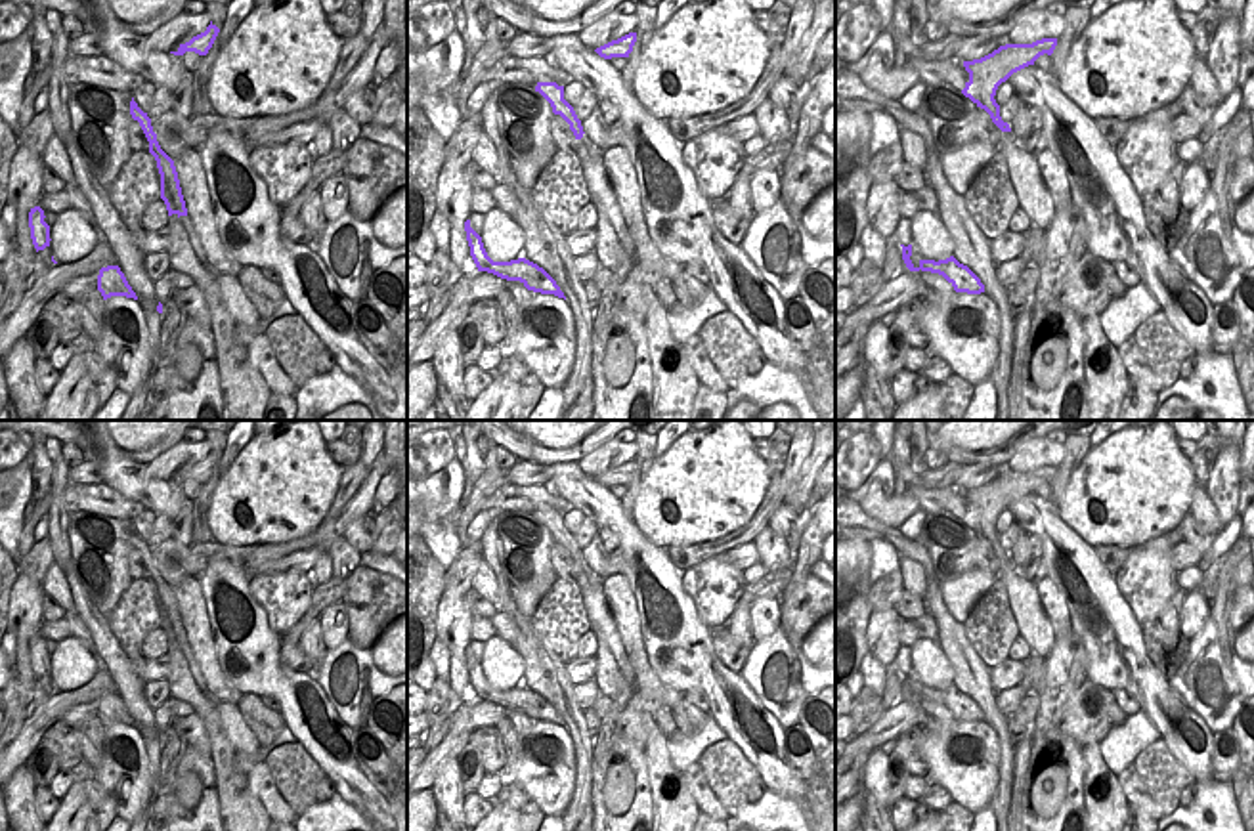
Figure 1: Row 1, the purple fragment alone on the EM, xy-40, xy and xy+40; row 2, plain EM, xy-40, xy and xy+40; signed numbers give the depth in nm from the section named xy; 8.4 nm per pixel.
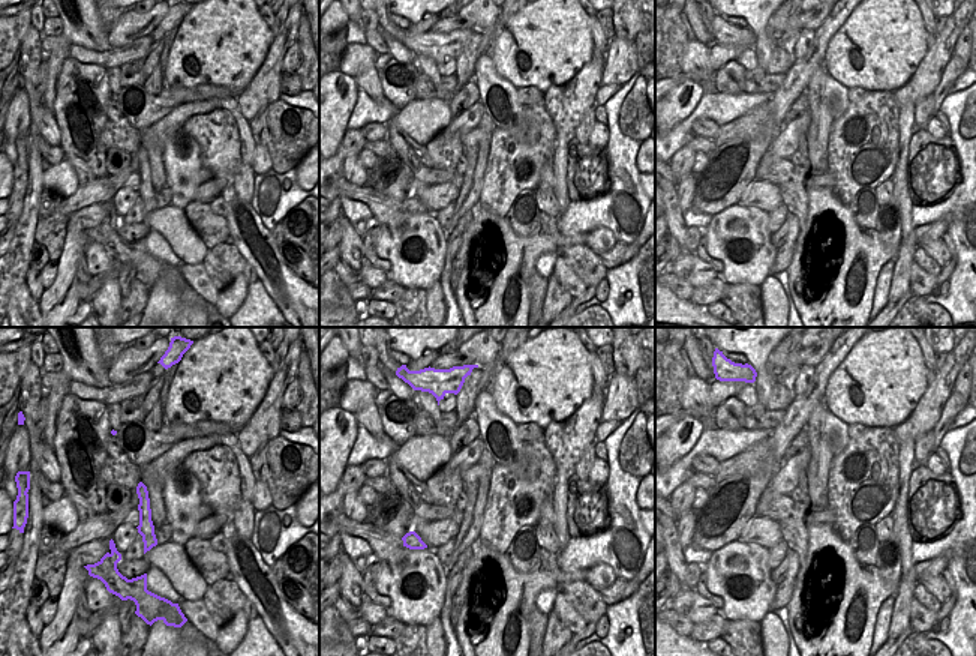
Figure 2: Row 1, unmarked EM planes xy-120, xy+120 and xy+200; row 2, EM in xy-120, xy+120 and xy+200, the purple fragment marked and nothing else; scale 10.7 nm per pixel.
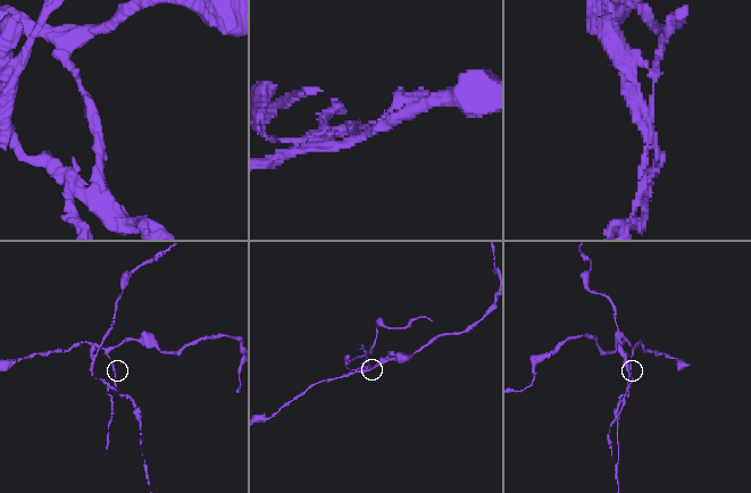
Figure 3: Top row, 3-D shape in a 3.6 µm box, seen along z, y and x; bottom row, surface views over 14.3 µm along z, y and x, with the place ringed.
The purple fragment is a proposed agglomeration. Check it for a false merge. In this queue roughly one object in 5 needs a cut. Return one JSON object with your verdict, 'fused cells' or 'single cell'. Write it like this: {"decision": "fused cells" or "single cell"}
{"decision": "fused cells"}

